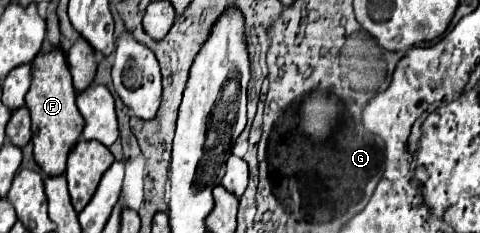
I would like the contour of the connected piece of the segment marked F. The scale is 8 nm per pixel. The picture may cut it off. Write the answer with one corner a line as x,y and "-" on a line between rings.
51,48
49,52
39,52
31,62
31,88
25,96
25,106
33,120
33,154
37,164
45,174
55,176
65,172
65,162
71,146
77,142
83,130
83,116
75,104
75,88
67,68
63,48

